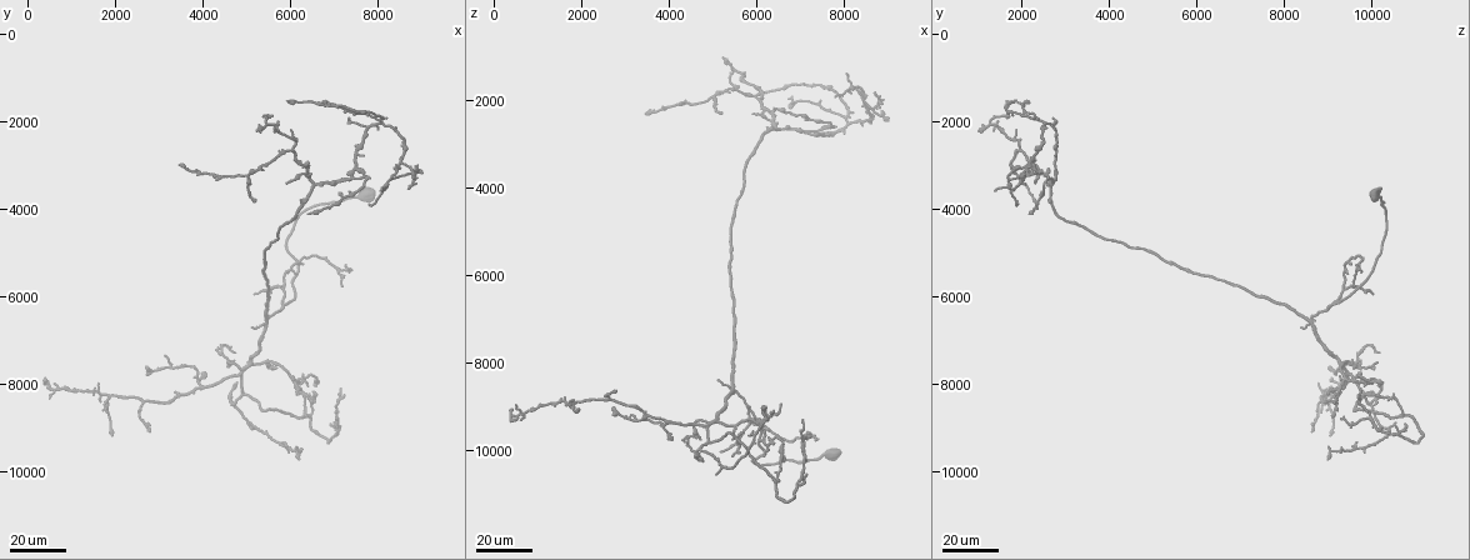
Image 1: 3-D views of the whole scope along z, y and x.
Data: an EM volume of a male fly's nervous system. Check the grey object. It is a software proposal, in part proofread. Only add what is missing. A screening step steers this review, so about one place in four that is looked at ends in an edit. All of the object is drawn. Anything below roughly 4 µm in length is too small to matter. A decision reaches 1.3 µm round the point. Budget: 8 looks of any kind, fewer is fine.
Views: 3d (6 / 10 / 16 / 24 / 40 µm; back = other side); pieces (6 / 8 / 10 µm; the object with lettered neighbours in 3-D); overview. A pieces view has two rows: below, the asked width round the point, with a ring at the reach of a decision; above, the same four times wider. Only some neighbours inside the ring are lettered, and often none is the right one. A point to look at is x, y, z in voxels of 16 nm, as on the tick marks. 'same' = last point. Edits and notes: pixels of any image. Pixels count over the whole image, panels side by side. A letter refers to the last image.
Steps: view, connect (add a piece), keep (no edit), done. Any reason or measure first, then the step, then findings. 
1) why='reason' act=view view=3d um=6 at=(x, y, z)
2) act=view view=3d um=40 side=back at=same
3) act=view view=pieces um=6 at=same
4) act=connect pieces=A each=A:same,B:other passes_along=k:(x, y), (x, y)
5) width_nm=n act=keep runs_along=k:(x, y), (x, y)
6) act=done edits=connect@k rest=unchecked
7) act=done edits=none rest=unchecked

why='free end' act=view view=3d um=24 at=(5500, 7450, 10100)

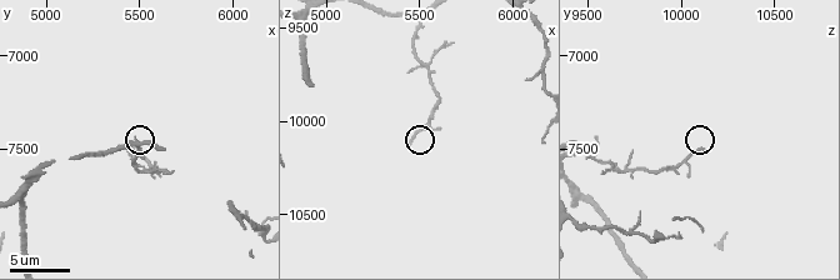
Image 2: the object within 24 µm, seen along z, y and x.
act=view view=pieces um=8 at=(5440, 7500, 10100)

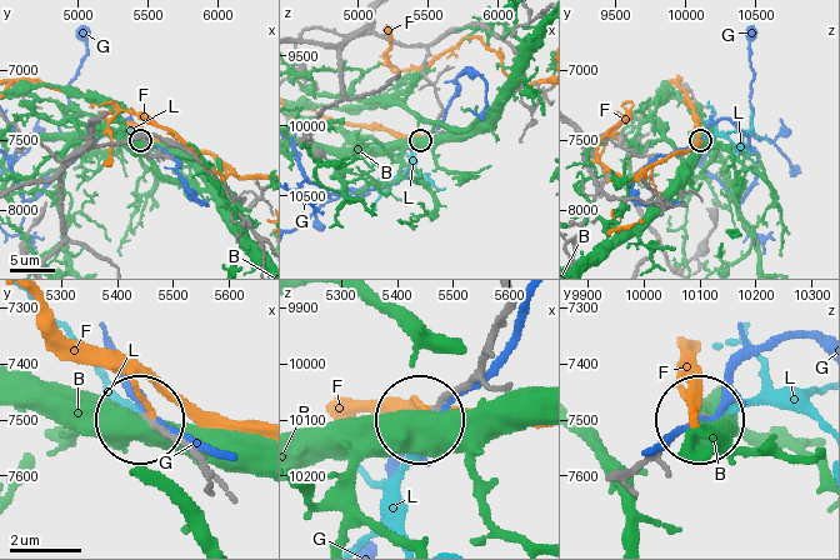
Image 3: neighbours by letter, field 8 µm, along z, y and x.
width_nm=160 act=connect pieces=L each=B:other,F:other,G:other,L:same found='it goes on there'

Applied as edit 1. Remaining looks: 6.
act=view view=overview

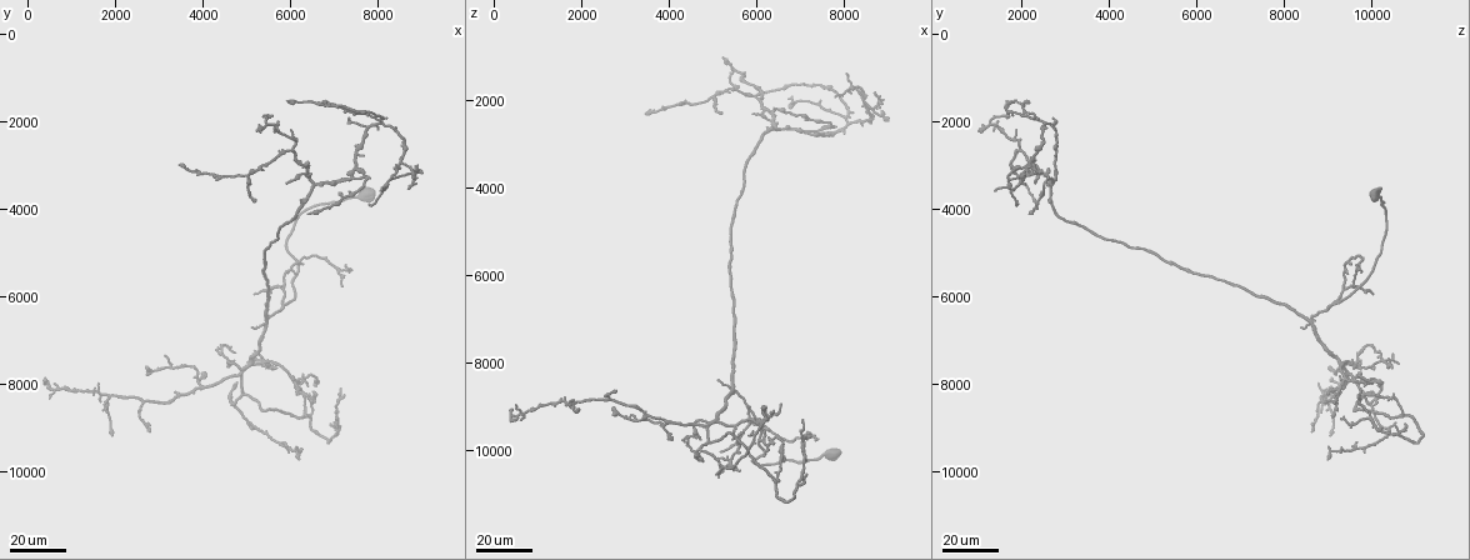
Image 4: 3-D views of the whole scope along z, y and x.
why='thick end' act=view view=3d um=24 at=(400, 7850, 9050)

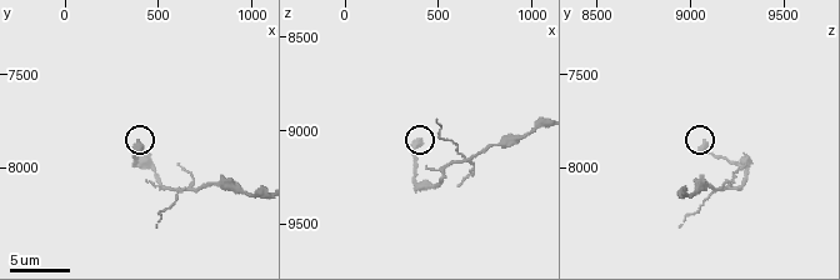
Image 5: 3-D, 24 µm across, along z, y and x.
act=view view=pieces um=6 at=(380, 7860, 9060)

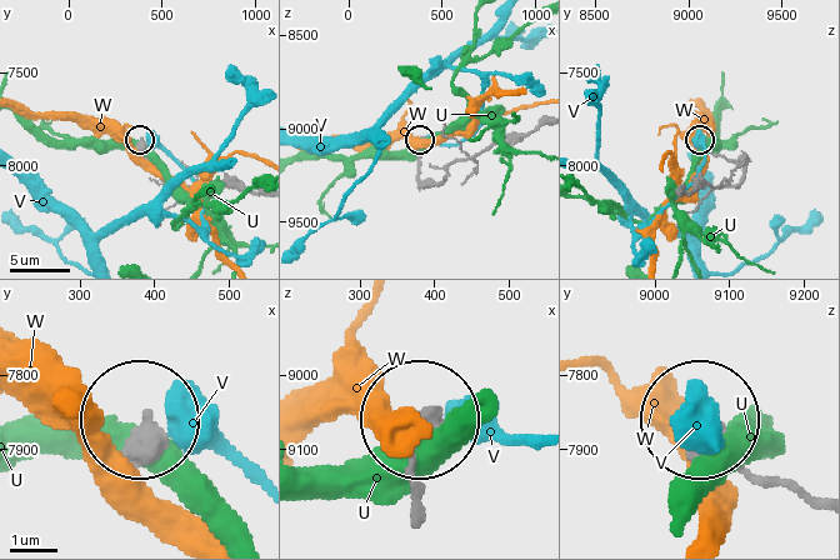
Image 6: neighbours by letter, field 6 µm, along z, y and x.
width_nm=470 act=keep each=U:other,V:other,W:other found='no lettered piece goes on from it'

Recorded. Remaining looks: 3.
why='free end' act=view view=3d um=40 at=(3300, 8200, 9250)

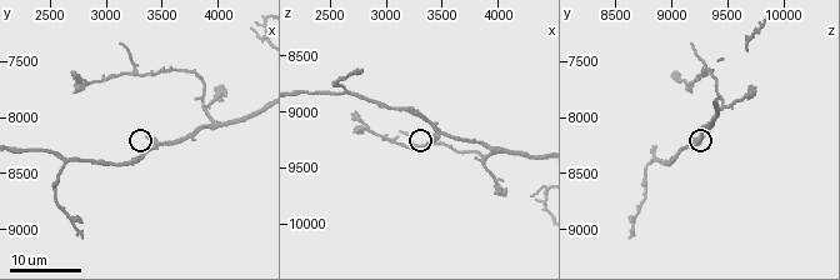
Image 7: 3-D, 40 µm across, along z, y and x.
why='what lies round it' act=view view=pieces um=6 at=(3400, 8160, 9280)

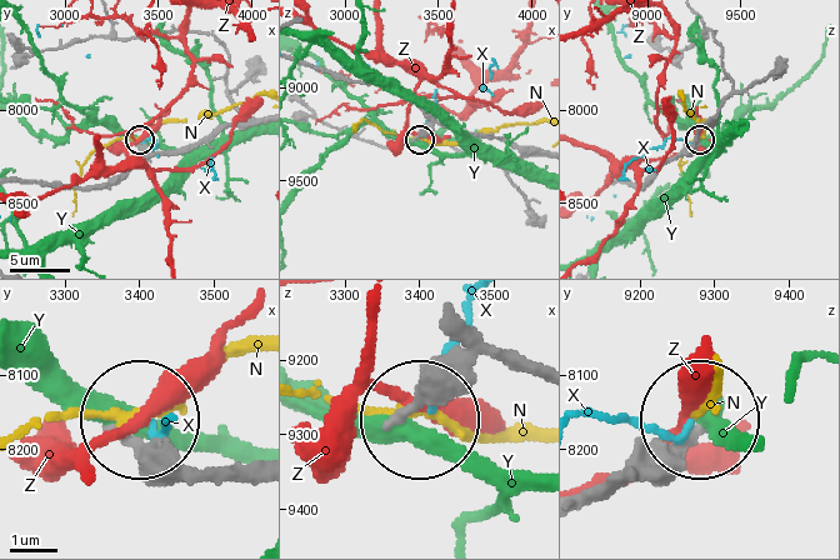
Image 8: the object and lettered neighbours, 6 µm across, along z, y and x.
act=keep each=N:other,X:other,Y:other,Z:other runs_along=8:(191, 464), (136, 433) found='no lettered piece goes on from it'

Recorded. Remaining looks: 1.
act=done edits=connect@3 rest=unchecked

